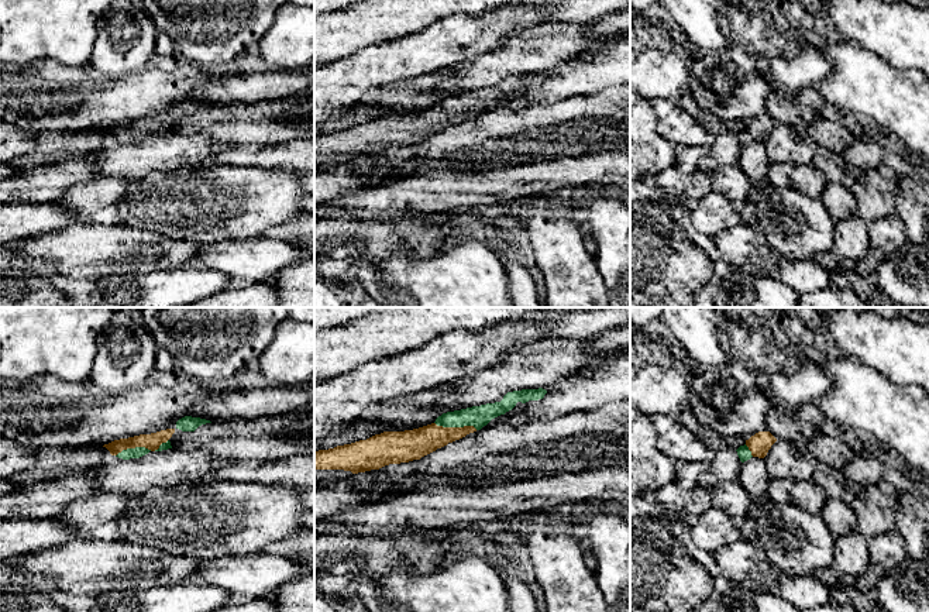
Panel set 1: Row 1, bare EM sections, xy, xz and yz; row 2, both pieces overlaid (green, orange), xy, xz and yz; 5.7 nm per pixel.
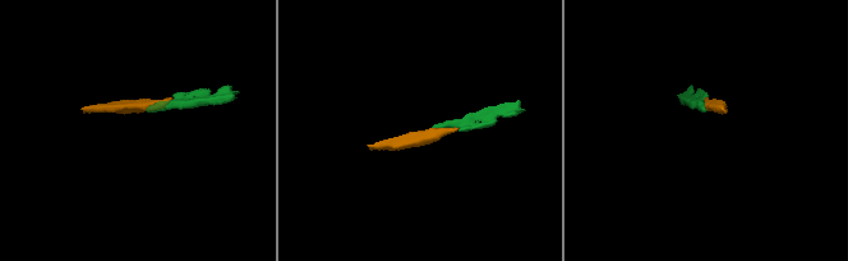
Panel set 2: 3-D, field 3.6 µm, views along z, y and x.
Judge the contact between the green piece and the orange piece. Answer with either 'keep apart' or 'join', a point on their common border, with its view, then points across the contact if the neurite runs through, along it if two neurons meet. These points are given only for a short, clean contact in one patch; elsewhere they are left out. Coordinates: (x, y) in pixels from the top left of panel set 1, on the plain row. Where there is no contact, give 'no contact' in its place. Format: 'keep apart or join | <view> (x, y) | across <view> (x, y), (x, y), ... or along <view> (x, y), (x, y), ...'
join | xz (456, 110) | across xz (478, 100), (456, 110), (416, 127)

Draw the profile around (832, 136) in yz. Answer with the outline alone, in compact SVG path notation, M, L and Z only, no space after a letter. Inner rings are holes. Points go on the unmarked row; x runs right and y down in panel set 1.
M819 116L805 130L819 147L840 155L857 140L839 123Z

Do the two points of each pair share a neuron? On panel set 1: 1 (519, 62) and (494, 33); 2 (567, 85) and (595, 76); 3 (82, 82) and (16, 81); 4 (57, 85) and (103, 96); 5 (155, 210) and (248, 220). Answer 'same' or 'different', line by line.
1: different
2: same
3: same
4: same
5: same

